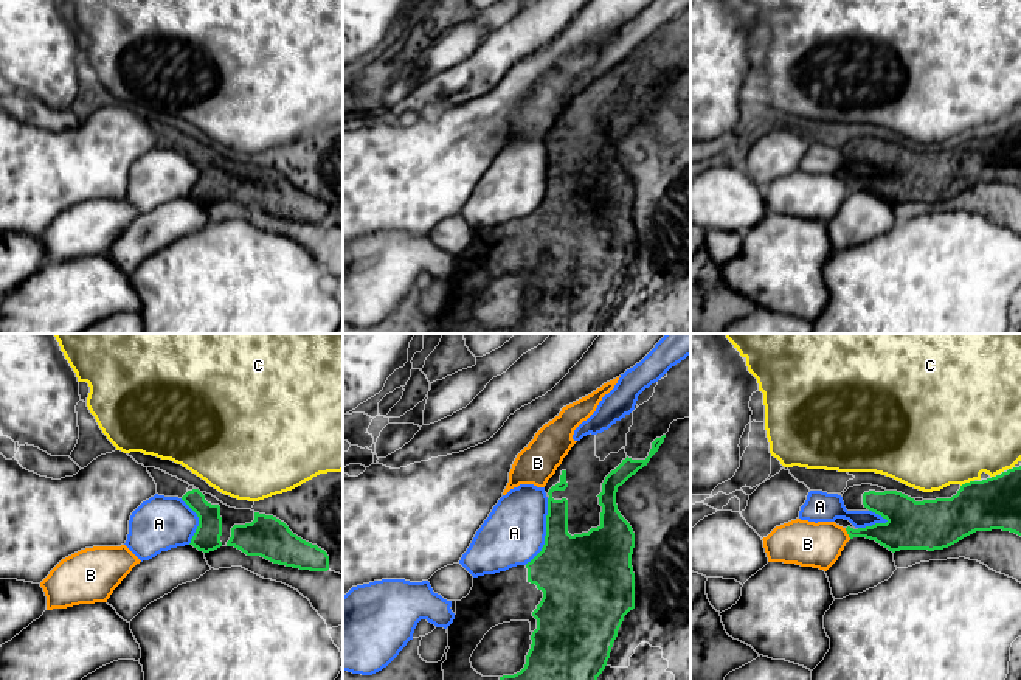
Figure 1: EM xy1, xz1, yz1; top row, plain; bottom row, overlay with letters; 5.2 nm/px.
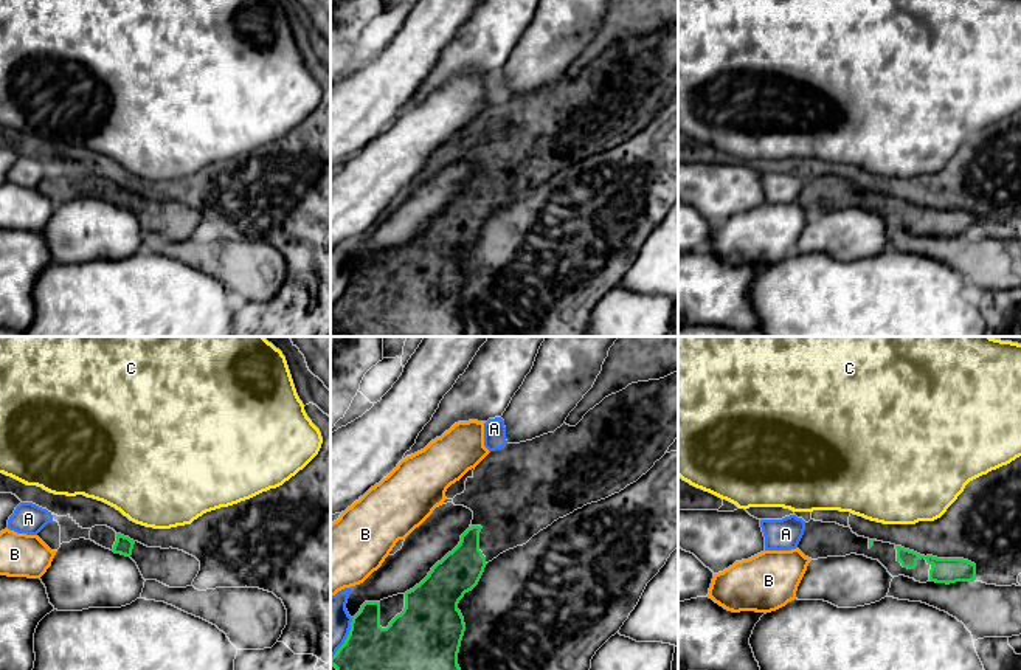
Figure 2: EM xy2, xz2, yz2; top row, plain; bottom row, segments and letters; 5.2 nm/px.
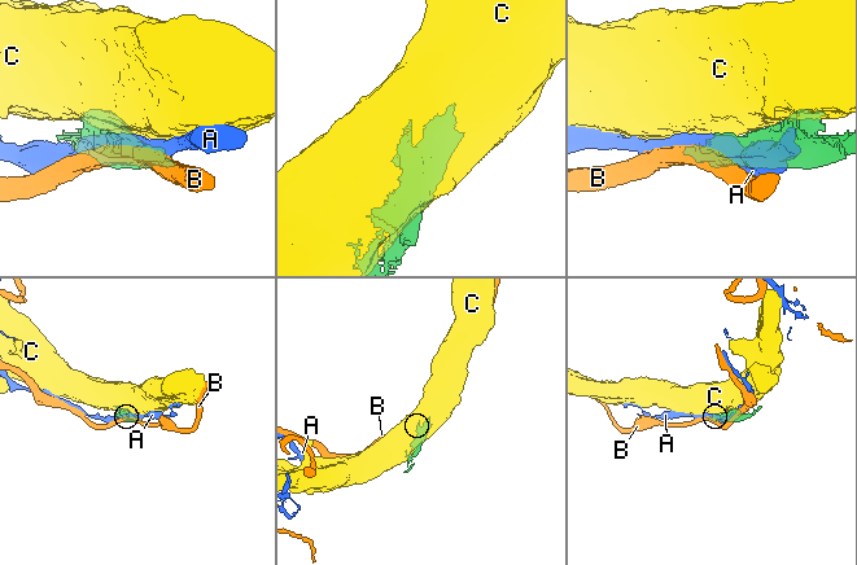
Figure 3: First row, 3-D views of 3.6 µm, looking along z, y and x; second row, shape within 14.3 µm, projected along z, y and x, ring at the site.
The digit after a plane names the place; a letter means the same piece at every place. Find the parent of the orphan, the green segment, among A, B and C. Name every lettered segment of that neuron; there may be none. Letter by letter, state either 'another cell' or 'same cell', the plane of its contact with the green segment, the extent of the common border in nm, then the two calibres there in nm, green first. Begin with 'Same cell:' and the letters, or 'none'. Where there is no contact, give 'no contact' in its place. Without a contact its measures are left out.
Same cell: none
A: another cell; contact in xz1; length 360 nm; calibres 380 and 320 nm
B: another cell; contact in yz1; length 70 nm; calibres 170 and 240 nm
C: another cell; contact in yz1; length 80 nm; calibres 280 and 480 nm

